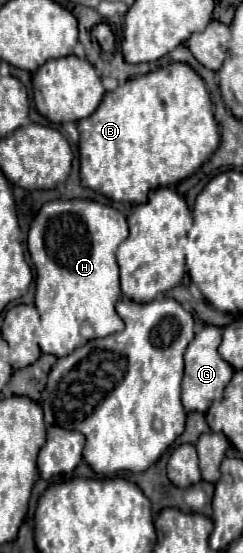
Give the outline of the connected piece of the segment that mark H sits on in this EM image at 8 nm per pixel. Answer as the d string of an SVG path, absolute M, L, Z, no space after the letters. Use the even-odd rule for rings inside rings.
M83 198L43 204L27 236L27 250L37 270L35 306L41 316L39 346L43 352L67 356L85 344L85 338L79 334L79 322L83 318L91 322L95 338L123 330L123 320L115 312L121 296L115 252L127 236L127 218L107 204Z

